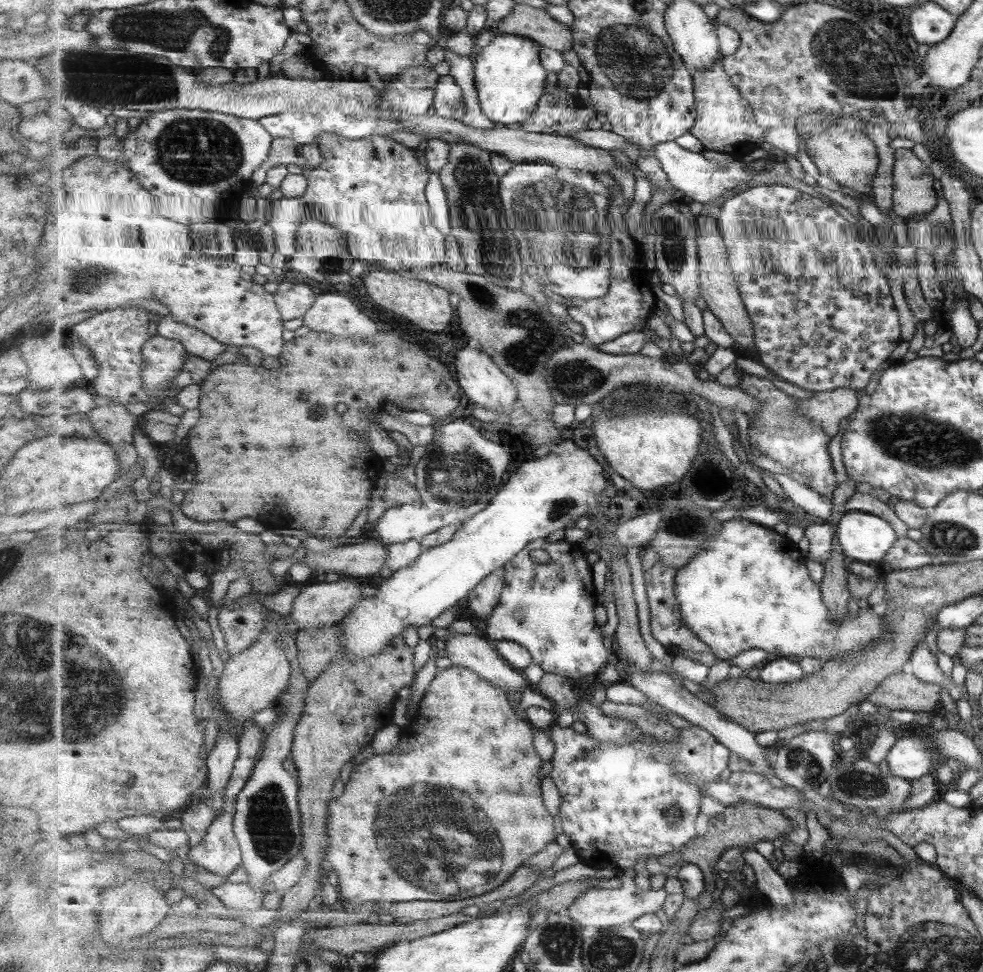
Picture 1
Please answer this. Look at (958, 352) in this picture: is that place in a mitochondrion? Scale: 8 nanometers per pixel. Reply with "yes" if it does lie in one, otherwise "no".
no

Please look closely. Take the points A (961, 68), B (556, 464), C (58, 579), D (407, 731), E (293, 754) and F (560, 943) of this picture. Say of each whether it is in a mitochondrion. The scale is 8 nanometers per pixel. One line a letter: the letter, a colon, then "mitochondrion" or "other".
A: other
B: other
C: other
D: other
E: other
F: mitochondrion

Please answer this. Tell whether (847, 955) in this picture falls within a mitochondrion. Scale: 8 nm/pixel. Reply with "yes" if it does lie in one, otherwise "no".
yes

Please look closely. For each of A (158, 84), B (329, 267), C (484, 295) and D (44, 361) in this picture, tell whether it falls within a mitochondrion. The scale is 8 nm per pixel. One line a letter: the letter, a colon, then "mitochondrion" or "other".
A: mitochondrion
B: mitochondrion
C: mitochondrion
D: other

